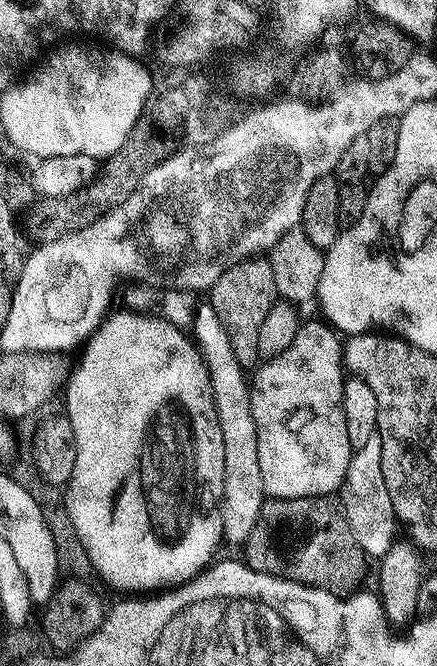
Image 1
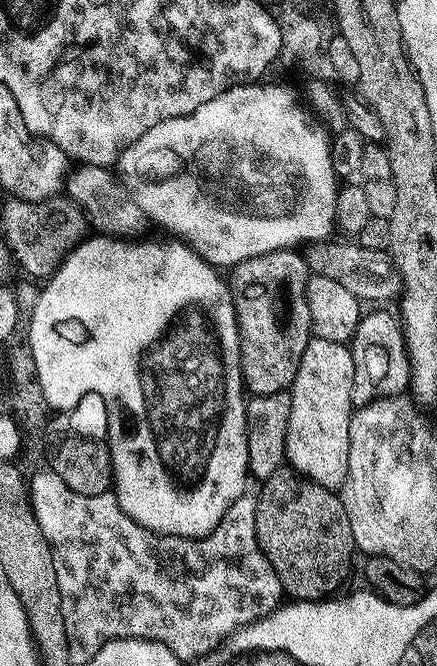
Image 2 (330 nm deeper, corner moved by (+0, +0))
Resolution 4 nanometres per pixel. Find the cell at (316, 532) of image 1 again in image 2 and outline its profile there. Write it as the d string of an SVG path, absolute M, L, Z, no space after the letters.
M285 466L279 468L274 474L270 474L268 480L263 481L261 492L258 492L256 501L256 537L260 543L260 548L266 554L270 566L274 566L274 574L278 574L278 582L284 587L284 596L293 601L298 600L322 600L331 597L344 584L344 579L348 576L348 571L352 568L352 555L357 555L358 549L354 542L354 534L350 534L350 518L346 518L346 506L343 499L333 489L326 486L318 486L313 480L305 480L295 468Z

